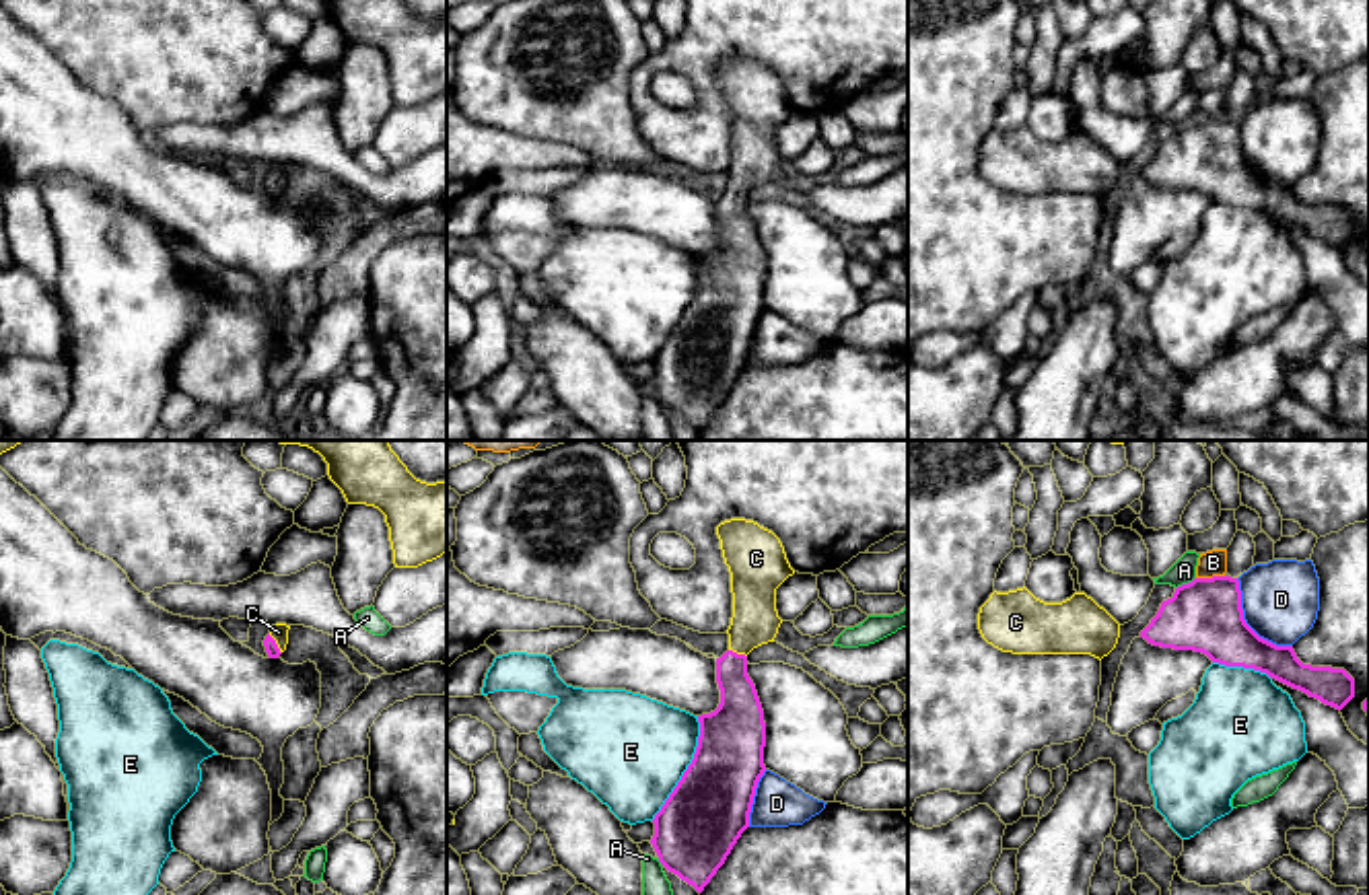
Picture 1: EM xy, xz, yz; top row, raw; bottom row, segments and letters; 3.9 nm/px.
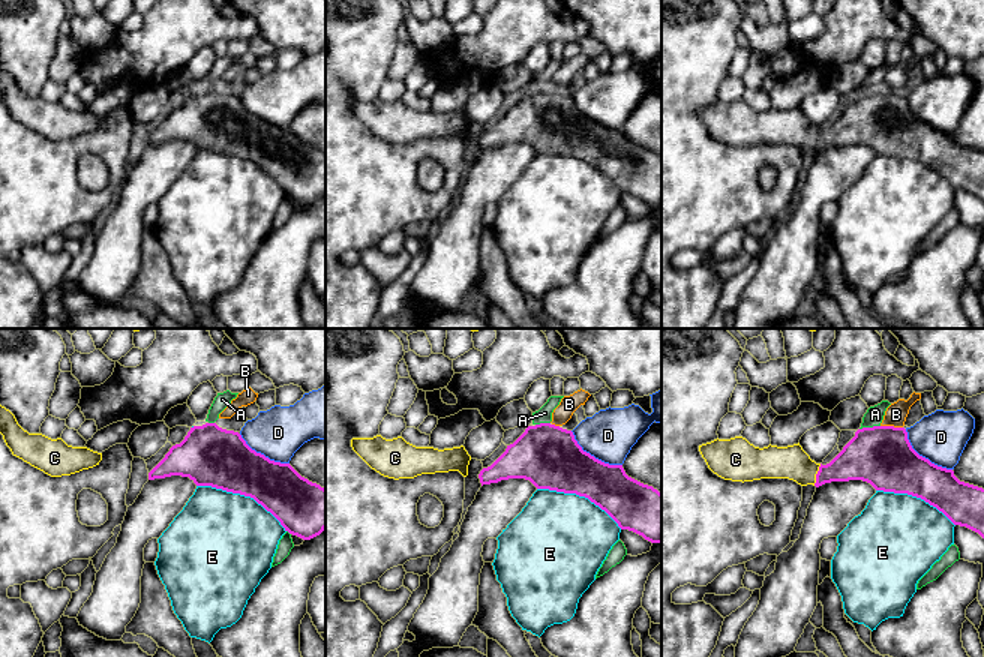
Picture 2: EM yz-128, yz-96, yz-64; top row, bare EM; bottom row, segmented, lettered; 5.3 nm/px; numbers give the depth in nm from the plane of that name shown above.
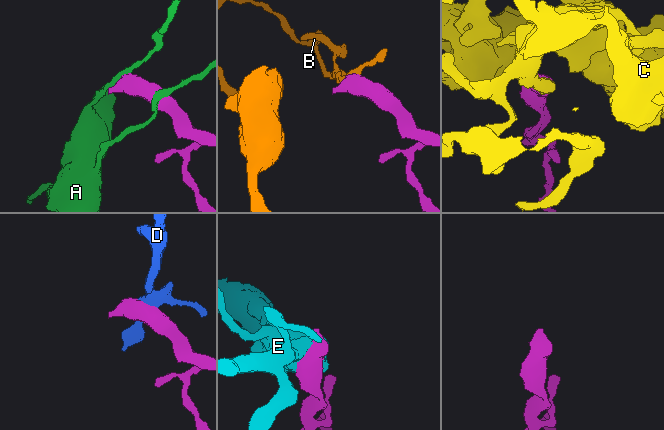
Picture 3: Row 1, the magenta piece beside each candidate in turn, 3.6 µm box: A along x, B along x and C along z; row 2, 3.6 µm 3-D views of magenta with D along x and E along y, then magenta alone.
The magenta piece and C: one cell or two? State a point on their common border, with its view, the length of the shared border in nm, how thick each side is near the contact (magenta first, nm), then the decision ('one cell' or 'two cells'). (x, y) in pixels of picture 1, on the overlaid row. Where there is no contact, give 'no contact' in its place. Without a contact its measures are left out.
xy (276, 645) | 90 nm | 50/70 nm | one cell

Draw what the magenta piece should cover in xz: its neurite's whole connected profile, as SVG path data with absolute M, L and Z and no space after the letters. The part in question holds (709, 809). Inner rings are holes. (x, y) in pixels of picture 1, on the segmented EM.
M731 518L716 527L716 535L733 593L729 650L716 658L721 704L698 716L694 759L655 815L651 839L659 862L698 893L749 827L756 788L766 772L766 722L747 675L747 654L774 642L782 623L776 588L795 574L780 539L758 523Z

